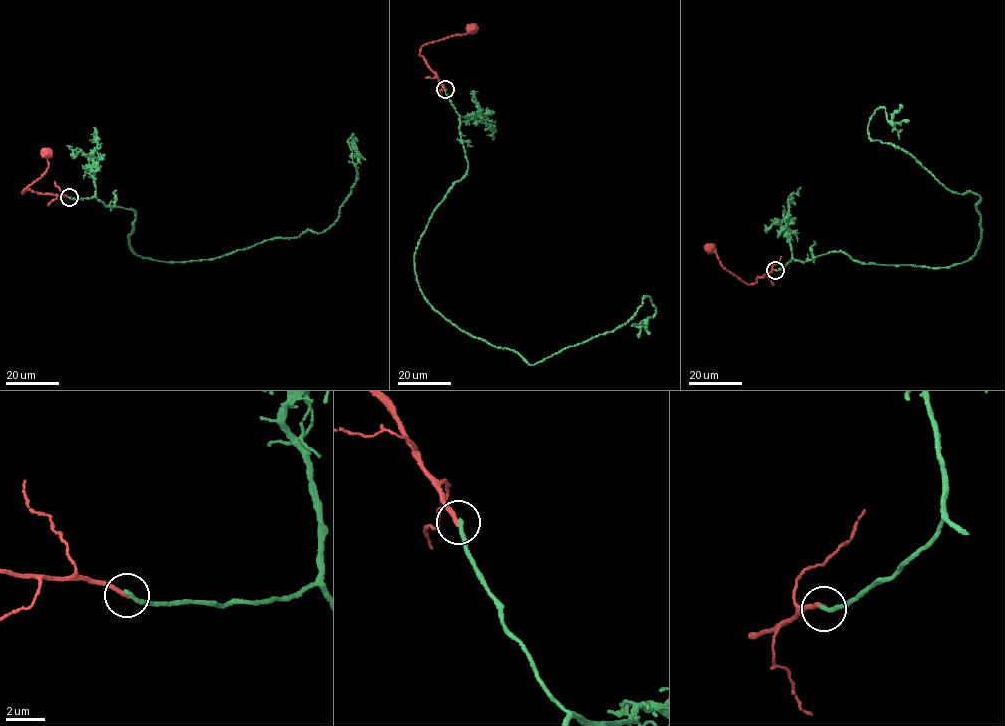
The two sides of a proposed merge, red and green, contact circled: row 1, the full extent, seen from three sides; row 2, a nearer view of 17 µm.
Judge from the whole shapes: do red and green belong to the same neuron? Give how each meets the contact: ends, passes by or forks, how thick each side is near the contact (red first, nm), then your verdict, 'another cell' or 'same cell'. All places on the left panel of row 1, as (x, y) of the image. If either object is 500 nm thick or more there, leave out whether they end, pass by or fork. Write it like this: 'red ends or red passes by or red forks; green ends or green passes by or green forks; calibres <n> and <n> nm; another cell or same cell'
red ends; green ends; calibres 240 and 200 nm; another cell

